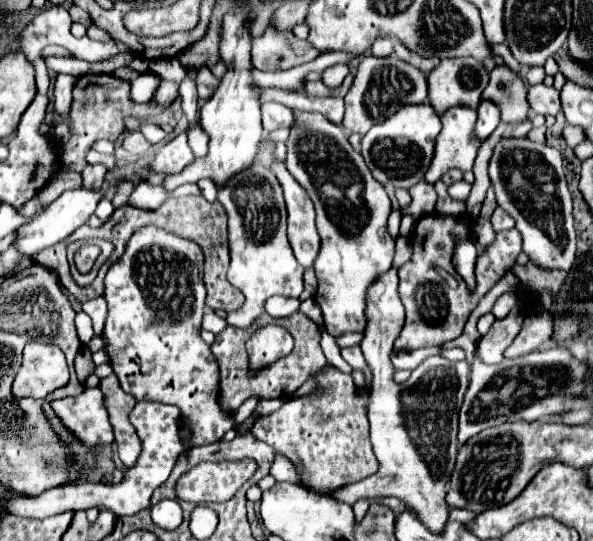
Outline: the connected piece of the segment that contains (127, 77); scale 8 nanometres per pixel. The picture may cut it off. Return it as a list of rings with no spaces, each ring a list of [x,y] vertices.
[[[122,67],[122,68],[117,69],[114,72],[114,75],[117,78],[123,79],[124,81],[129,81],[129,83],[132,83],[135,79],[137,79],[137,77],[139,77],[143,74],[153,74],[154,76],[161,79],[160,76],[157,73],[155,73],[154,71],[152,71],[149,68],[147,70],[138,72],[138,71],[134,71],[134,70]]]

